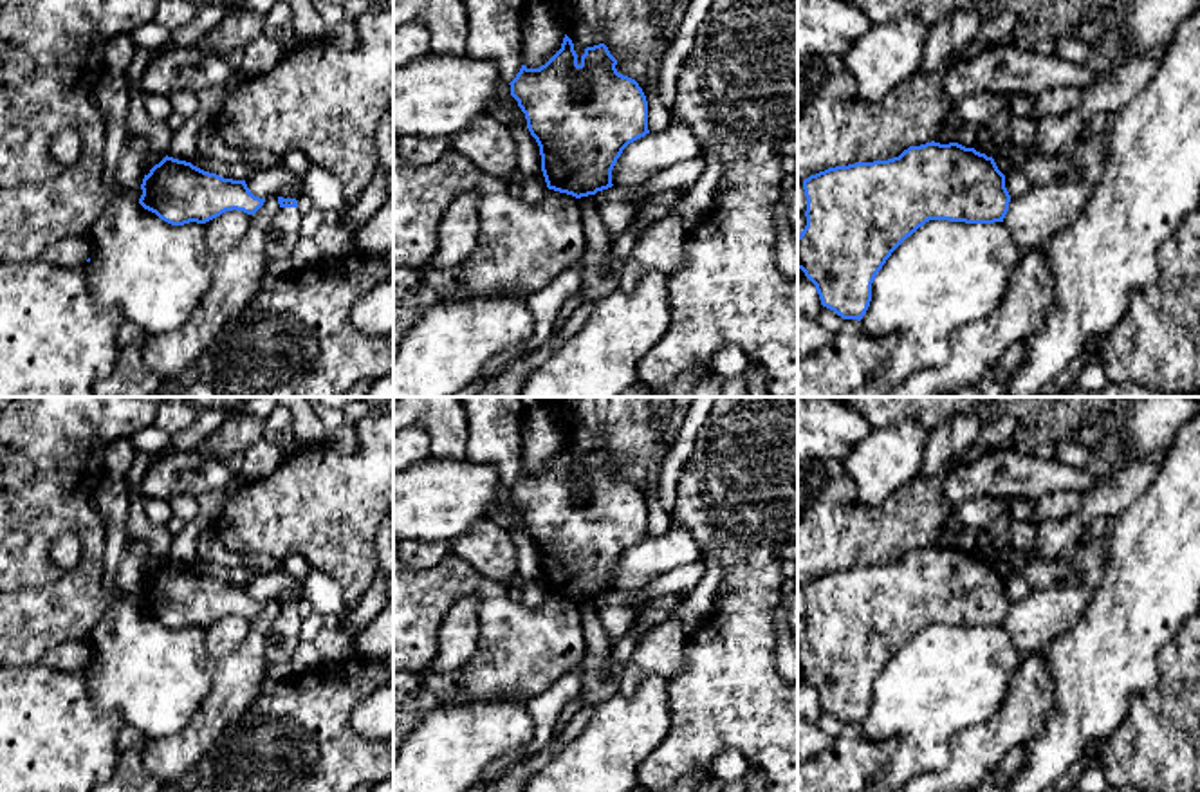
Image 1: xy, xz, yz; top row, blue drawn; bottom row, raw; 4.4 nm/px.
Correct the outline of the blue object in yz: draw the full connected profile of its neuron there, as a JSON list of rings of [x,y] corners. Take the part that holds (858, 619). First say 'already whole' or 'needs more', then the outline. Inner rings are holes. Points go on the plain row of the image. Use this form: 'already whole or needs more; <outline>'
already whole; [[[958,547],[909,550],[899,561],[835,570],[803,585],[807,630],[798,640],[798,673],[816,689],[821,709],[861,725],[872,687],[891,657],[929,624],[1003,626],[1011,599],[992,561]]]

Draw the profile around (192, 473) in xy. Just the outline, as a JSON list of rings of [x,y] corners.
[[[164,451],[150,464],[141,480],[141,493],[150,498],[170,500],[171,496],[200,496],[224,489],[235,474],[218,458],[198,451]]]

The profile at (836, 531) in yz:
[[[976,442],[955,456],[938,474],[920,473],[915,480],[888,496],[881,505],[861,502],[843,460],[812,460],[798,465],[798,585],[835,570],[888,565],[909,550],[935,545],[953,505],[944,494],[949,471],[983,456],[989,447]]]

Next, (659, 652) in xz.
[[[669,617],[650,628],[635,646],[626,673],[621,677],[623,695],[633,696],[639,682],[648,677],[675,678],[684,669],[688,633],[678,619]]]

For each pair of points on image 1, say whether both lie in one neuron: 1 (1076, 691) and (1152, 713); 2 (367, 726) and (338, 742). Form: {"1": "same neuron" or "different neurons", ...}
{"1": "different neurons", "2": "different neurons"}

